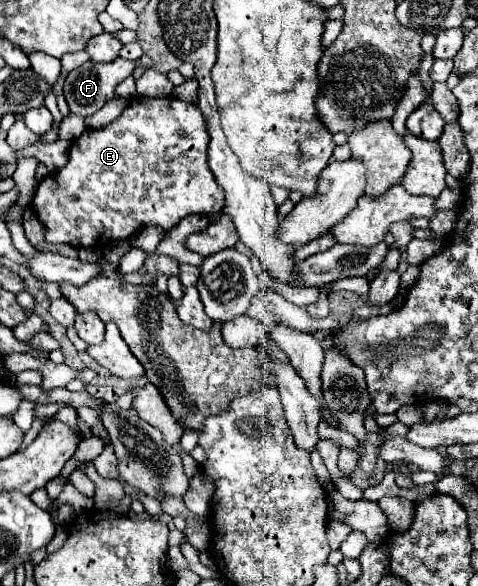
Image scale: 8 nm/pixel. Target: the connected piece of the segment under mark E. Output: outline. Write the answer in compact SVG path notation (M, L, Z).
M173 96L135 98L115 122L101 130L87 128L77 140L73 140L69 162L39 182L33 198L33 210L45 228L45 240L51 244L101 250L101 246L131 238L137 230L147 226L171 230L189 214L211 216L221 212L223 190L209 170L207 146L209 134L197 104L189 104Z

